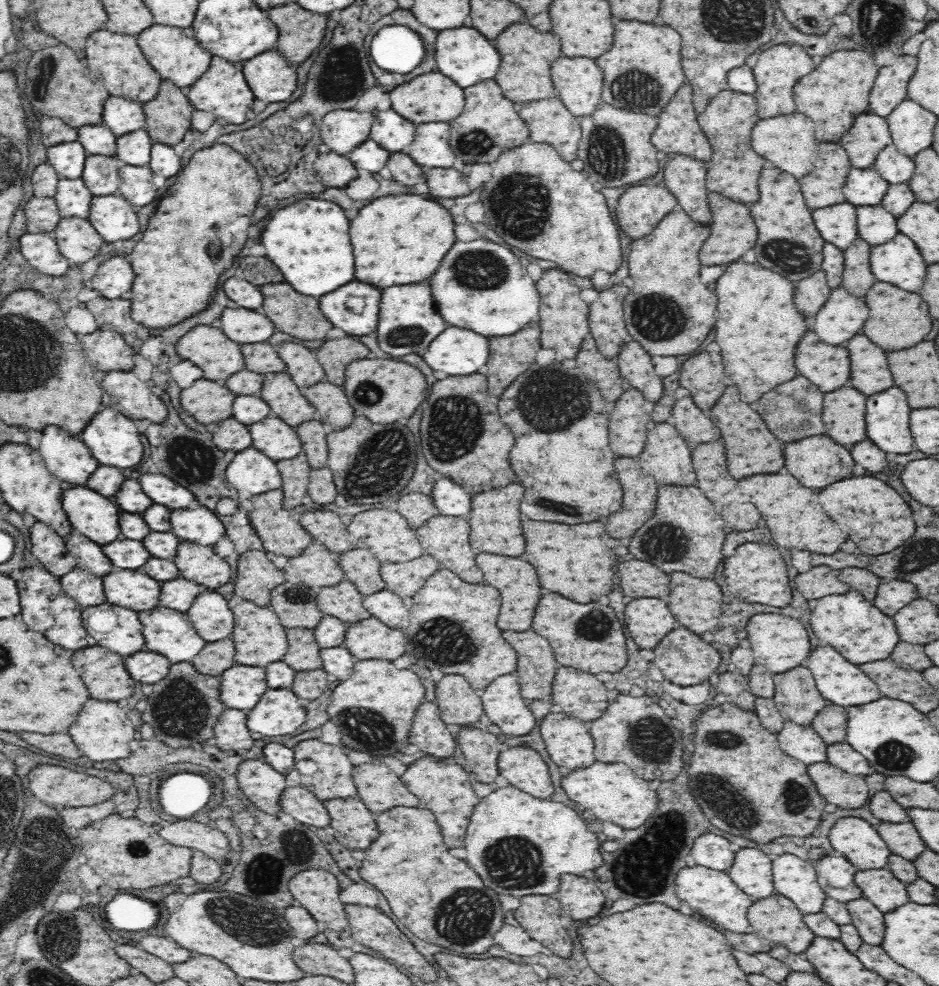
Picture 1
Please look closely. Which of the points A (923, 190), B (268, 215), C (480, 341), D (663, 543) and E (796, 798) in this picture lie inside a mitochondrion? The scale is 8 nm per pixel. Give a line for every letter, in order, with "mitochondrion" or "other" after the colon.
A: other
B: other
C: other
D: mitochondrion
E: mitochondrion

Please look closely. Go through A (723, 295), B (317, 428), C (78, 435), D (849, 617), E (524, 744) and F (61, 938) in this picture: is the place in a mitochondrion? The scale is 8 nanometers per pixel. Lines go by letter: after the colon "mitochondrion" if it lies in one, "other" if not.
A: other
B: other
C: other
D: other
E: other
F: mitochondrion

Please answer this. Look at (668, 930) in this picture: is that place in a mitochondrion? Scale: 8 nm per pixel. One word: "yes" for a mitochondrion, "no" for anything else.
no

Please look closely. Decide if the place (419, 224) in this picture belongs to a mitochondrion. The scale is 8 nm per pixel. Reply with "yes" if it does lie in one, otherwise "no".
no

